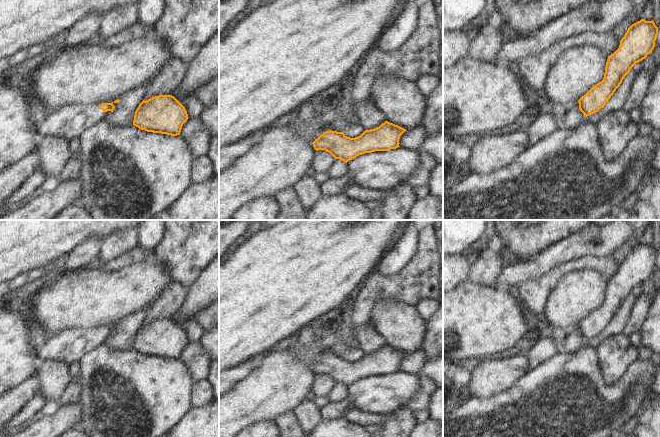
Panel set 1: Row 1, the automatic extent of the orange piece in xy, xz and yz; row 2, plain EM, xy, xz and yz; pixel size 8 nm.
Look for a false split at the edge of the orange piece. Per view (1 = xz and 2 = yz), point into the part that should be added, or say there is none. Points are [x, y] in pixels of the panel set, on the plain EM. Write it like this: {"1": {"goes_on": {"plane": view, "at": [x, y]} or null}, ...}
{"1": {"goes_on": null}, "2": {"goes_on": null}}

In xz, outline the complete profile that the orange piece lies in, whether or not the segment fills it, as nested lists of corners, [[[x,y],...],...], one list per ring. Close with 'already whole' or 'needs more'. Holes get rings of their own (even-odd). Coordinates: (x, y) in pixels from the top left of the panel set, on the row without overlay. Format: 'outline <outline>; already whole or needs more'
outline [[[385,345],[379,351],[365,354],[355,362],[347,361],[344,356],[326,355],[313,366],[316,375],[325,374],[335,383],[345,387],[365,377],[389,375],[399,370],[400,360],[406,353]]]; already whole

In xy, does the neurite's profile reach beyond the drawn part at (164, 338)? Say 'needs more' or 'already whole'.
already whole

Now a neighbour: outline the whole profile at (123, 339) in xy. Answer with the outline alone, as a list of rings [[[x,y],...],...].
[[[151,305],[138,309],[132,314],[126,315],[118,327],[114,327],[114,334],[107,335],[103,341],[104,346],[113,350],[128,351],[133,349],[135,335],[143,325],[146,314]]]

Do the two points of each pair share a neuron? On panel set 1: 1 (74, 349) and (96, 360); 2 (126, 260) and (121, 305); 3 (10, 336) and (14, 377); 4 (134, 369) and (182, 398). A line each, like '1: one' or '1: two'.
1: two
2: two
3: one
4: one

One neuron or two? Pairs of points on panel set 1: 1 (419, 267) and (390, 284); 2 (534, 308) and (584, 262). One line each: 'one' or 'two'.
1: one
2: one

